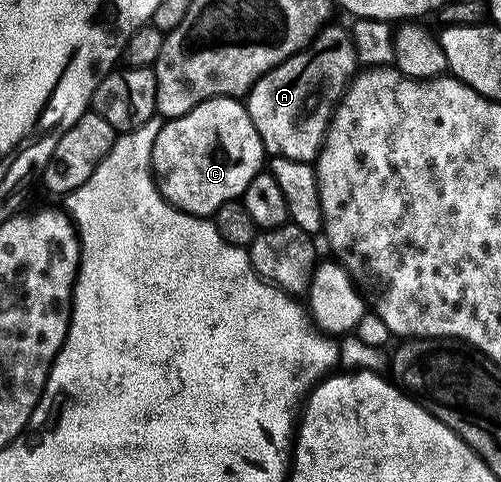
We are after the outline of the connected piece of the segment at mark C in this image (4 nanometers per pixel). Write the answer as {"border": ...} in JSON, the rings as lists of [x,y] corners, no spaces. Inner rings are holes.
{"border":[[[217,96],[201,100],[186,116],[163,123],[160,134],[156,134],[150,166],[162,197],[171,206],[210,218],[224,202],[241,198],[248,190],[248,182],[263,171],[267,156],[245,103],[233,96]]]}

